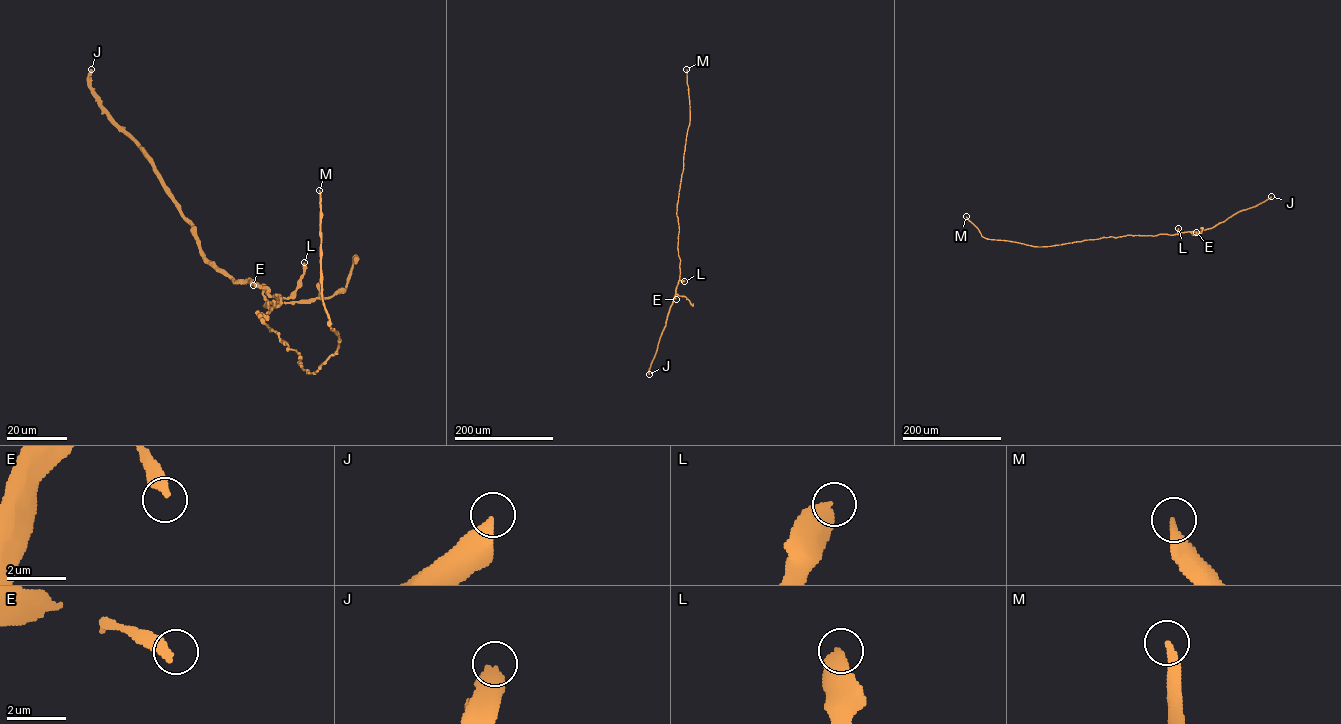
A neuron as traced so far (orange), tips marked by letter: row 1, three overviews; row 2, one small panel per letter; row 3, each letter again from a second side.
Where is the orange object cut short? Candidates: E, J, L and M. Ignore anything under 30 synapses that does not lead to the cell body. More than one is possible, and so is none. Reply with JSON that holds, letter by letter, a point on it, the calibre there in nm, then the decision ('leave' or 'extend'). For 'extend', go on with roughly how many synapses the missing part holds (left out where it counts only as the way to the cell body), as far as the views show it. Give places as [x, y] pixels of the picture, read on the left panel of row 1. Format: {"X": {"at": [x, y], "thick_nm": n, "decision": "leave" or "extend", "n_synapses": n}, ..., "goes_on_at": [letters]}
{"E": {"at": [253, 285], "thick_nm": 360, "decision": "leave"}, "J": {"at": [91, 69], "thick_nm": 550, "decision": "leave"}, "L": {"at": [304, 262], "thick_nm": 480, "decision": "leave"}, "M": {"at": [319, 190], "thick_nm": 280, "decision": "extend", "n_synapses": 110}, "goes_on_at": ["M"]}

